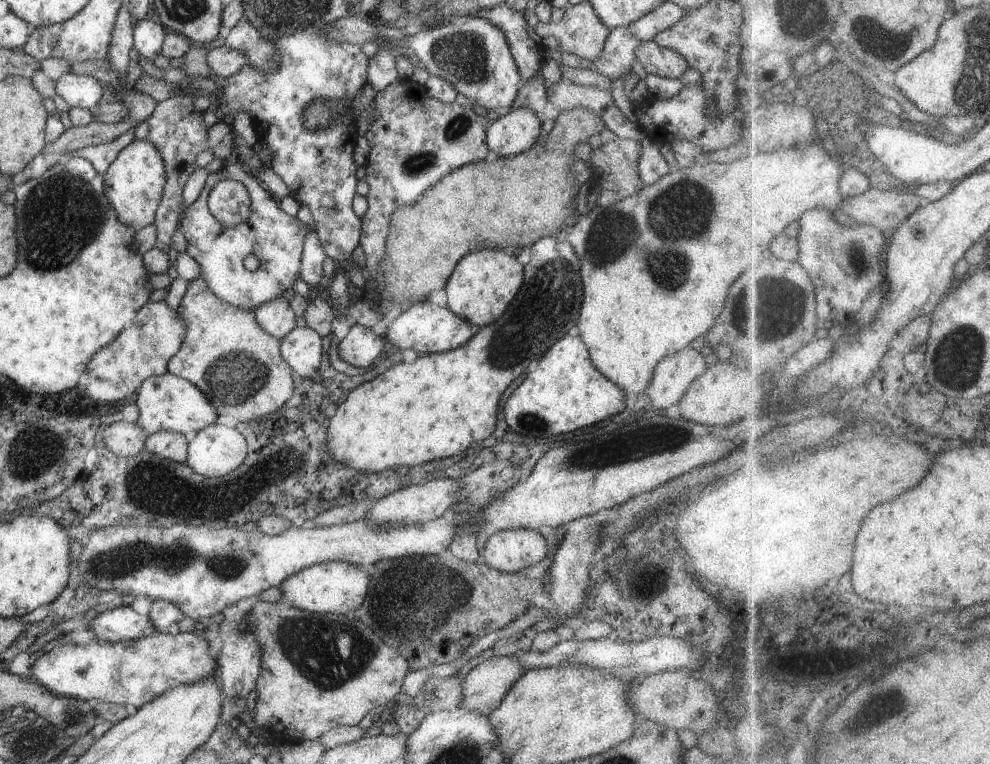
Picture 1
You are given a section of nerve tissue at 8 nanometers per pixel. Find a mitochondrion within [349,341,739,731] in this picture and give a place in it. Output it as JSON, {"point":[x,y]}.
{"point":[446,593]}

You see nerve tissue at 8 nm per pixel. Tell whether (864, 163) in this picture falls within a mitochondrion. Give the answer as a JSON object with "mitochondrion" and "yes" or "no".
{"mitochondrion":"no"}

